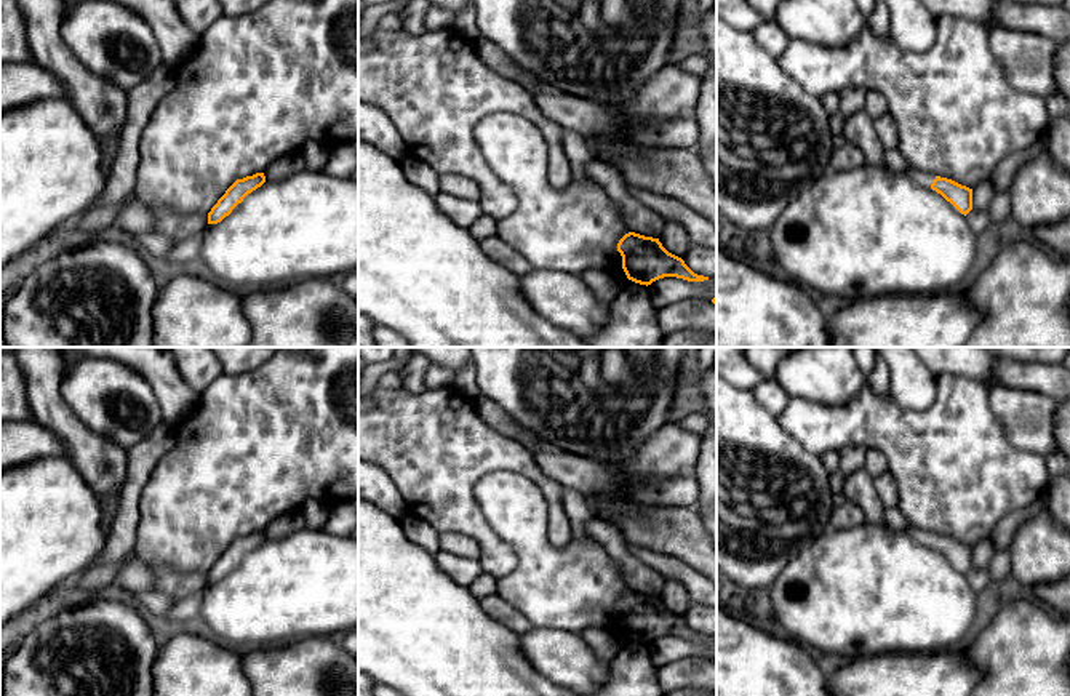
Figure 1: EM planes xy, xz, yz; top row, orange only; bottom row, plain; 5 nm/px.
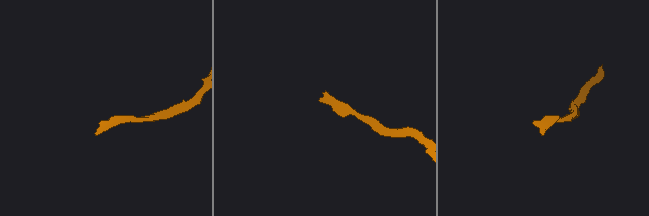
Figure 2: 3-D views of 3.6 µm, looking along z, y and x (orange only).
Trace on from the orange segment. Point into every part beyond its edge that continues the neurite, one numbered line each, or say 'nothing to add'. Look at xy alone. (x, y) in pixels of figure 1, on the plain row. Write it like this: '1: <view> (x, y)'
nothing to add

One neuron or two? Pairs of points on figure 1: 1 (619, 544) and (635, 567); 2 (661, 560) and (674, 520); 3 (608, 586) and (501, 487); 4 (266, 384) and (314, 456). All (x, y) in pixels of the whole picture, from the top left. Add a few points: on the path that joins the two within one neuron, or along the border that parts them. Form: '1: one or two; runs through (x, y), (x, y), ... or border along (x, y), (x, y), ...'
1: one; runs through (619, 549), (630, 562)
2: two; border along (629, 543), (674, 556), (696, 572)
3: one; runs through (576, 586), (509, 519)
4: one; runs through (283, 402), (314, 432), (314, 439)

